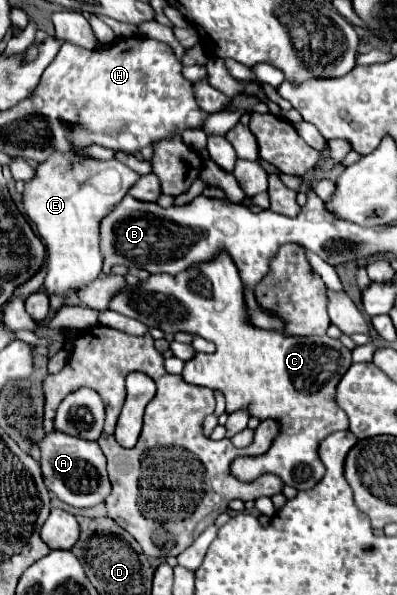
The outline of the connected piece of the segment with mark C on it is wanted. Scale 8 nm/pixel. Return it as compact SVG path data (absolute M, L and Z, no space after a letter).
M219 253L219 255L213 257L211 261L205 261L203 265L191 265L191 267L187 267L185 271L177 273L175 277L161 273L161 275L149 275L149 279L145 279L143 283L137 283L135 287L129 287L129 285L127 285L127 287L121 289L117 295L113 295L113 299L109 301L109 309L111 309L111 311L117 311L117 313L121 313L121 315L125 315L125 317L131 317L131 319L141 321L141 323L145 323L149 329L159 327L163 333L187 331L187 333L201 335L201 337L213 341L213 343L217 345L217 351L215 351L213 355L195 355L191 361L187 361L181 374L183 379L185 379L187 383L203 385L203 387L209 387L209 389L213 389L213 391L223 393L225 403L227 403L227 409L225 409L227 413L235 413L235 411L245 409L251 417L257 417L257 419L259 419L259 417L273 417L273 419L277 419L277 423L279 423L279 433L277 433L277 437L273 439L271 449L262 456L237 457L233 463L231 463L230 467L233 476L237 477L237 479L241 479L241 481L253 481L253 479L259 477L261 473L275 473L277 477L283 479L285 485L291 485L291 487L295 487L295 489L309 489L309 487L315 487L315 485L321 481L321 477L323 477L323 463L321 463L319 457L317 457L319 441L323 441L323 437L327 437L327 433L331 433L331 431L349 429L347 415L345 415L343 409L339 409L339 407L335 405L335 401L333 401L333 399L335 399L335 389L337 389L339 379L341 379L341 377L345 375L345 371L351 367L351 351L349 351L339 339L331 339L329 335L321 335L321 337L285 337L285 335L279 333L279 331L265 331L265 329L255 329L253 325L249 325L247 315L245 315L245 299L243 299L241 277L239 277L239 271L237 271L237 267L235 267L235 263L233 263L233 259L231 259L231 255L227 255L227 253Z

